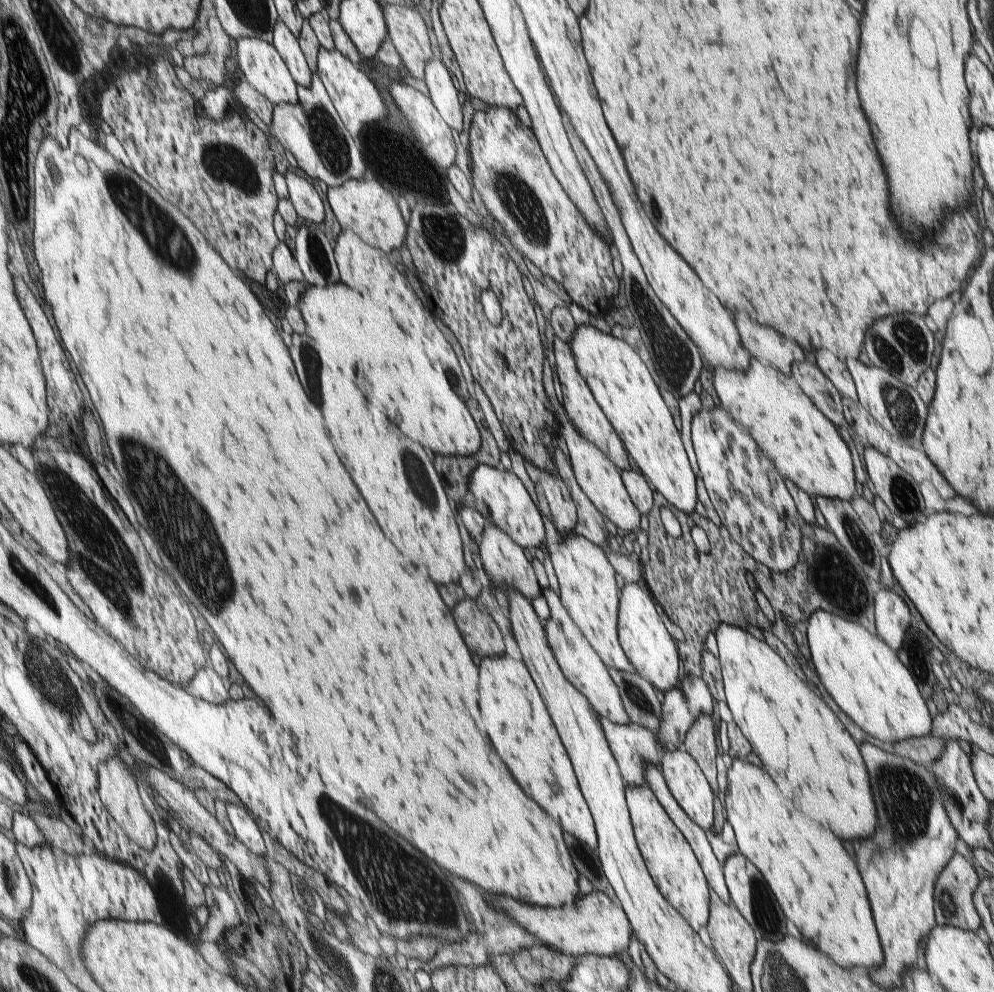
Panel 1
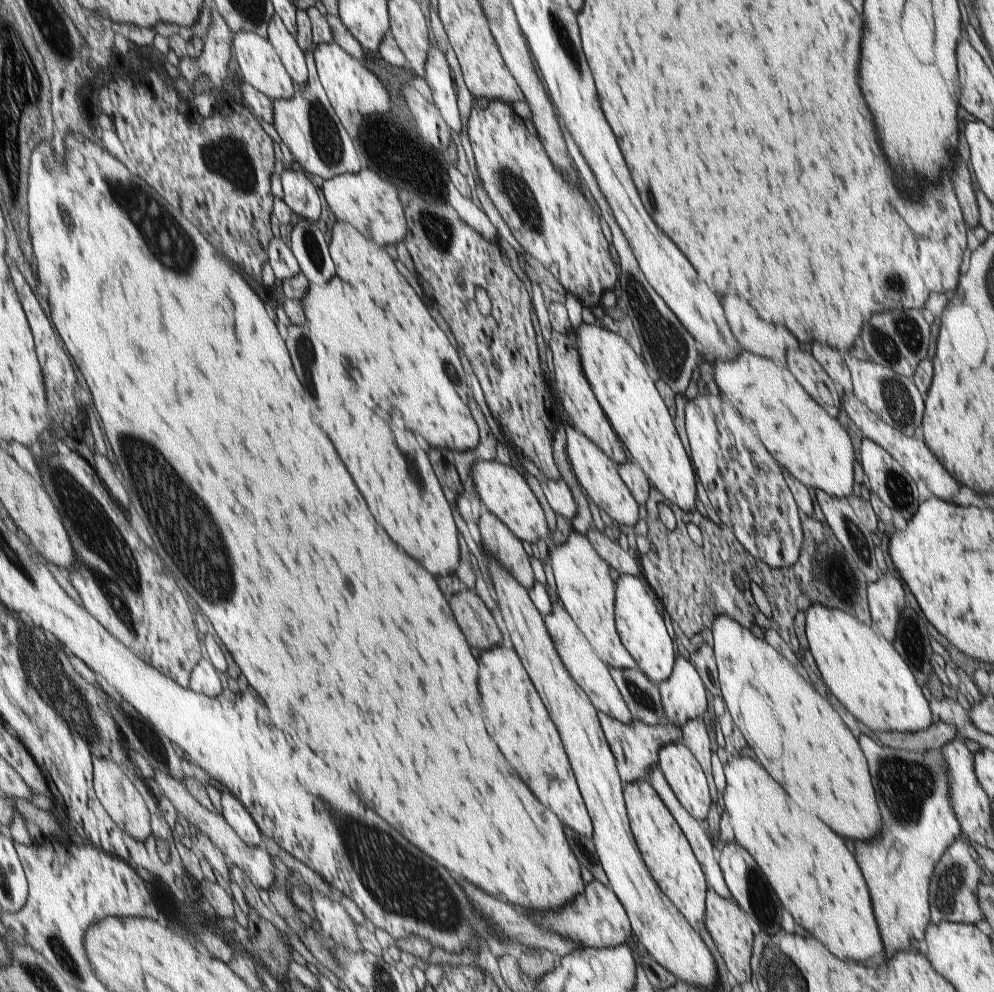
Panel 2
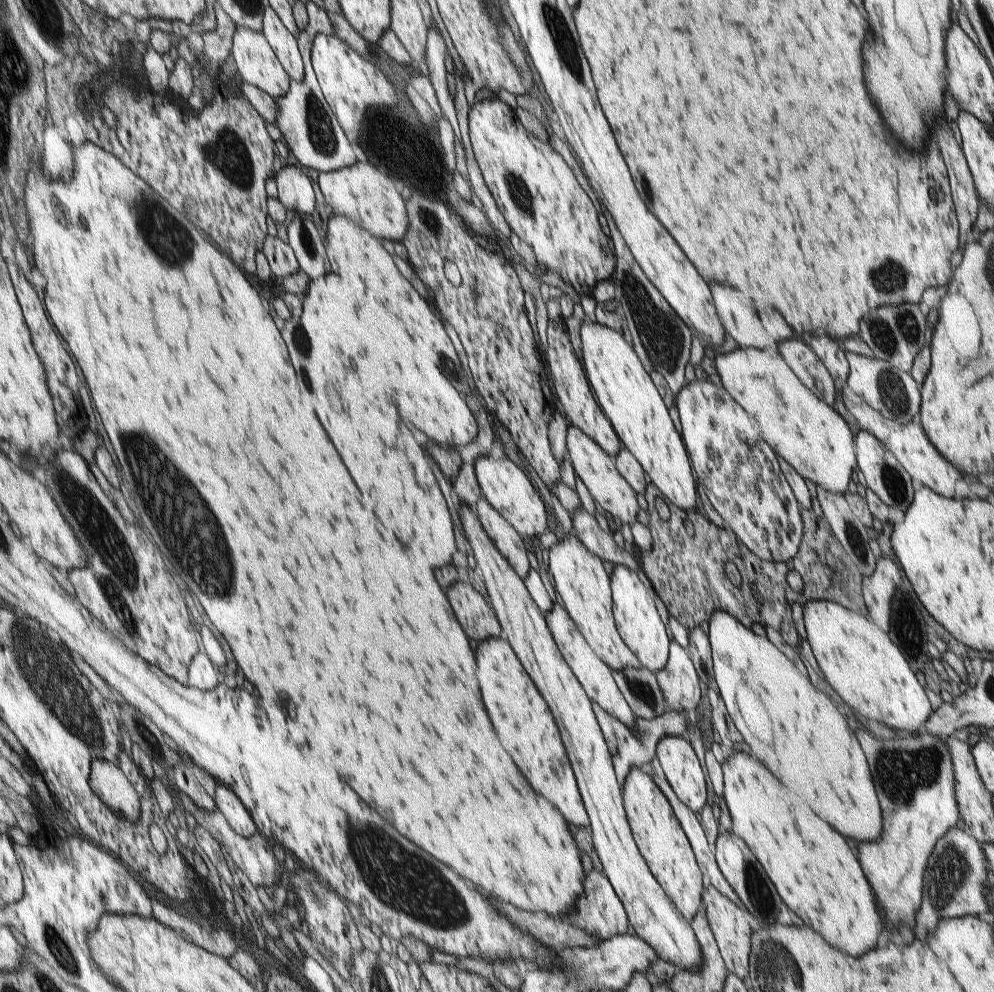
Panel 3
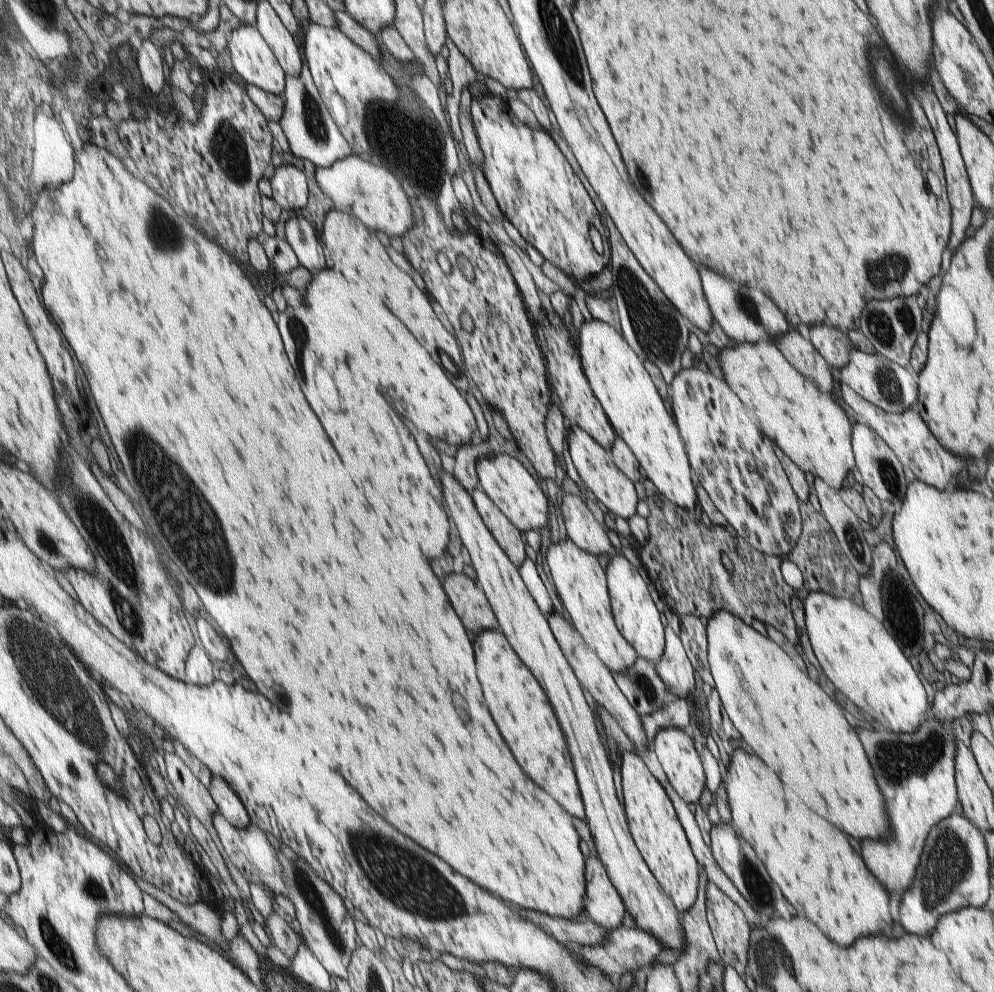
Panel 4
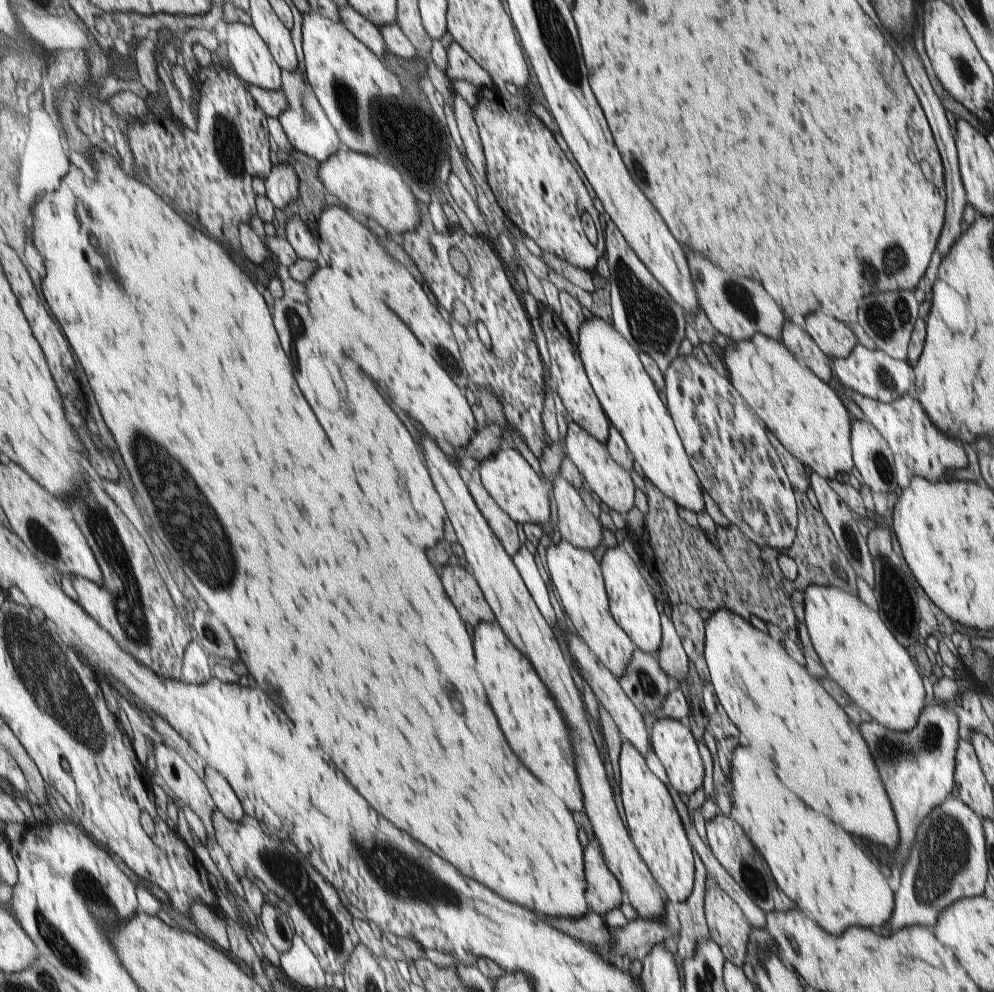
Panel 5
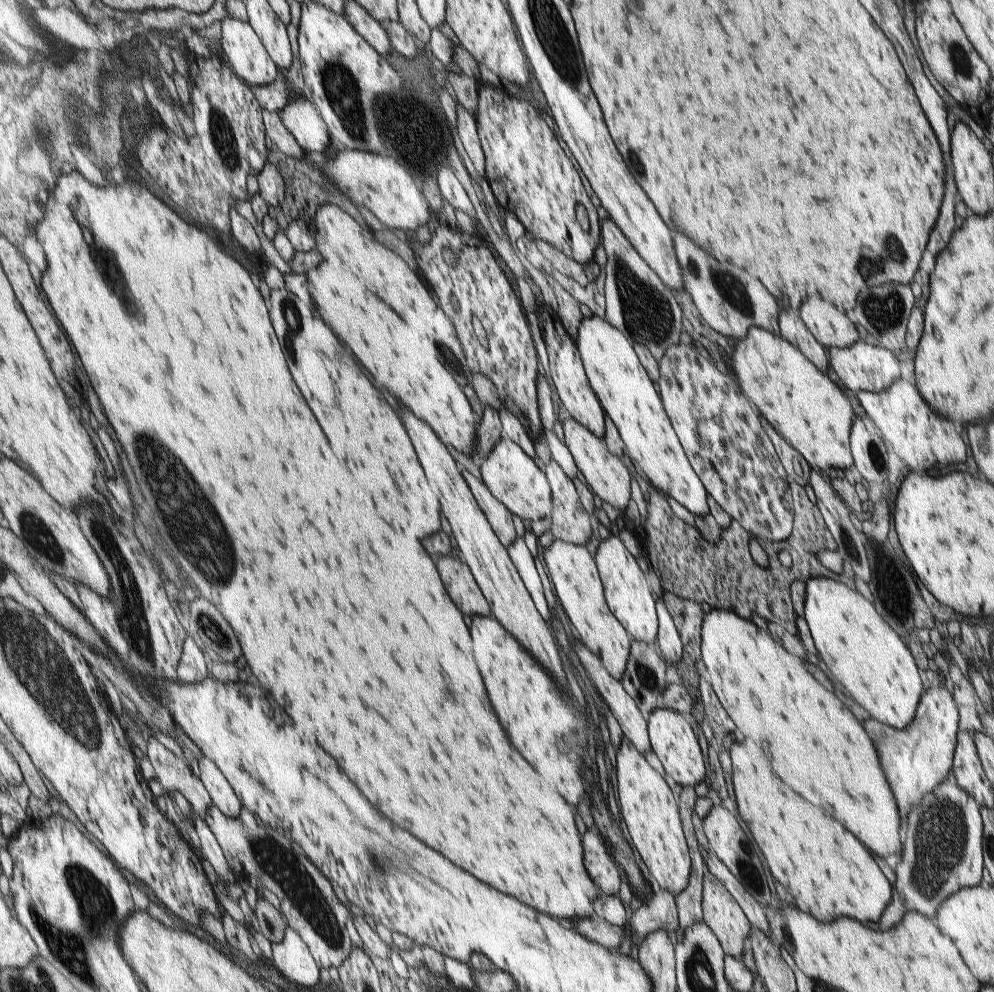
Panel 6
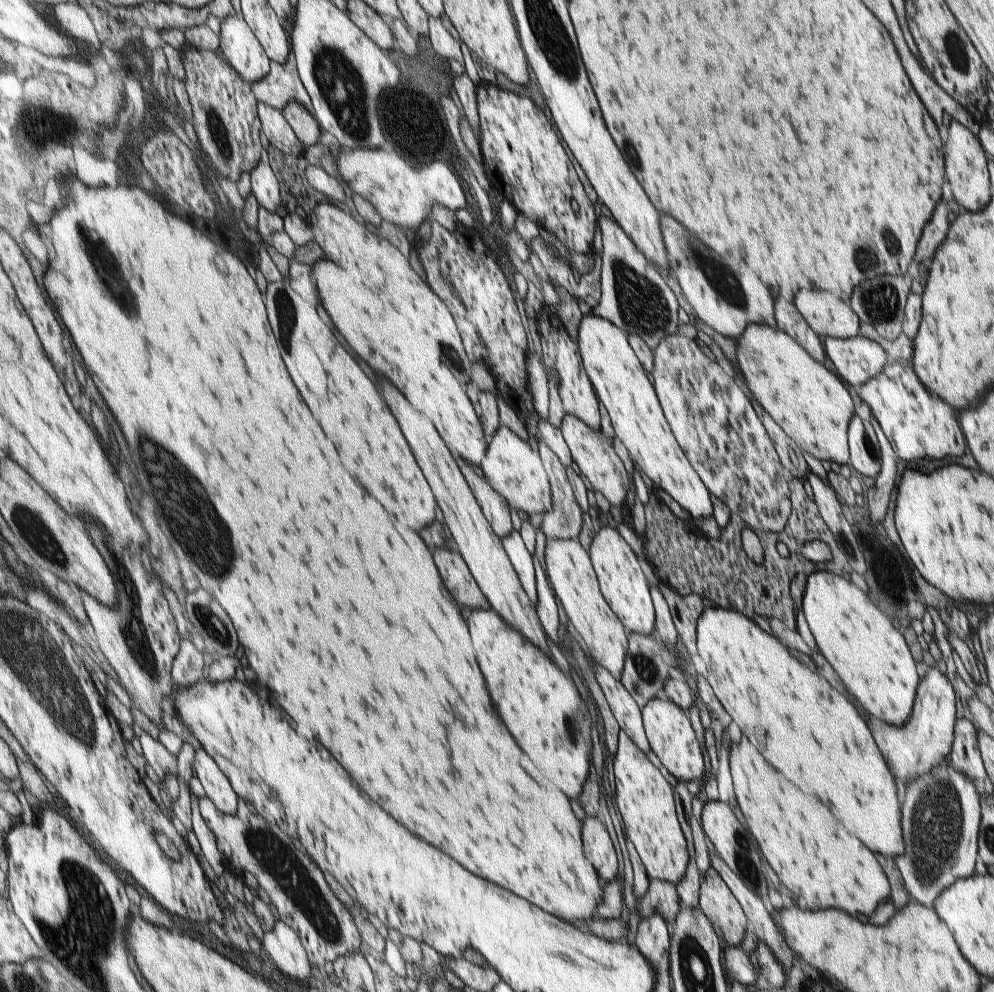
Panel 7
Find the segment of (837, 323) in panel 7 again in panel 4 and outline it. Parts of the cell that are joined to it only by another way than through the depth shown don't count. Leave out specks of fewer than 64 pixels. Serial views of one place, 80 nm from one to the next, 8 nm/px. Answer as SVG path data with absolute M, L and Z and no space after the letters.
M815 325L808 328L809 342L823 357L829 368L841 370L847 366L852 346L846 337L835 327Z

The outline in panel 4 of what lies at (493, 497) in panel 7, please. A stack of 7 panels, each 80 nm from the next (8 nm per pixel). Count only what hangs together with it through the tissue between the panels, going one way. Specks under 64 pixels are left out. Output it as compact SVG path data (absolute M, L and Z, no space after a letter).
M477 487L475 491L471 492L470 496L483 524L488 528L511 564L518 569L526 559L525 554L523 554L521 534L517 532L509 518L497 508L481 488Z

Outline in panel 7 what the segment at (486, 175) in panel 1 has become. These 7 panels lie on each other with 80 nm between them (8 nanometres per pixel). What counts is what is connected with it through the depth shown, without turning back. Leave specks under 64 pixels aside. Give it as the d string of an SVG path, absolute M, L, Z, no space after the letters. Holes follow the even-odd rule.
M487 82L475 87L482 162L503 200L509 202L515 212L555 236L570 253L587 254L595 232L593 204L585 196L547 118L526 97L515 96ZM571 202L577 202L577 216L571 210Z

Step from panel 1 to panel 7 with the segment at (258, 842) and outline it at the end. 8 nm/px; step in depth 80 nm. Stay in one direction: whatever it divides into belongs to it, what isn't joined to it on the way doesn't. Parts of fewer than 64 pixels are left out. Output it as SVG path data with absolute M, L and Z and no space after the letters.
M201 748L201 750L195 752L195 757L194 769L206 790L207 796L225 814L237 814L240 799L239 793L235 792L227 775L205 749Z

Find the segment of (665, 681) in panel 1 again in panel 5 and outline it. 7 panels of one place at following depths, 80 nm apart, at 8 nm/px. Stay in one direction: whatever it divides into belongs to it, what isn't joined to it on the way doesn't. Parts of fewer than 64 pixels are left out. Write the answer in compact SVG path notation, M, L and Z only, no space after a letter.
M618 545L612 549L606 548L599 566L603 572L603 580L605 580L605 592L609 598L609 612L615 624L629 637L635 648L650 655L657 653L662 642L659 614L657 614L655 600L645 580L637 572L634 560L627 556L622 545Z

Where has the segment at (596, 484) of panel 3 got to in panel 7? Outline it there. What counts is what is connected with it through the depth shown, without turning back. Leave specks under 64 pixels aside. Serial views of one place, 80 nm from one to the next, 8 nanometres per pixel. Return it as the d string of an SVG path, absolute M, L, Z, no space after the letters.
M567 413L563 415L559 430L569 449L572 461L579 468L579 472L587 478L592 490L597 490L599 494L602 494L610 505L619 507L619 504L625 498L625 494L627 494L629 478L625 474L625 468L623 468L621 460L613 452L610 440L603 436L600 431L589 428L584 422L581 422L581 419Z

